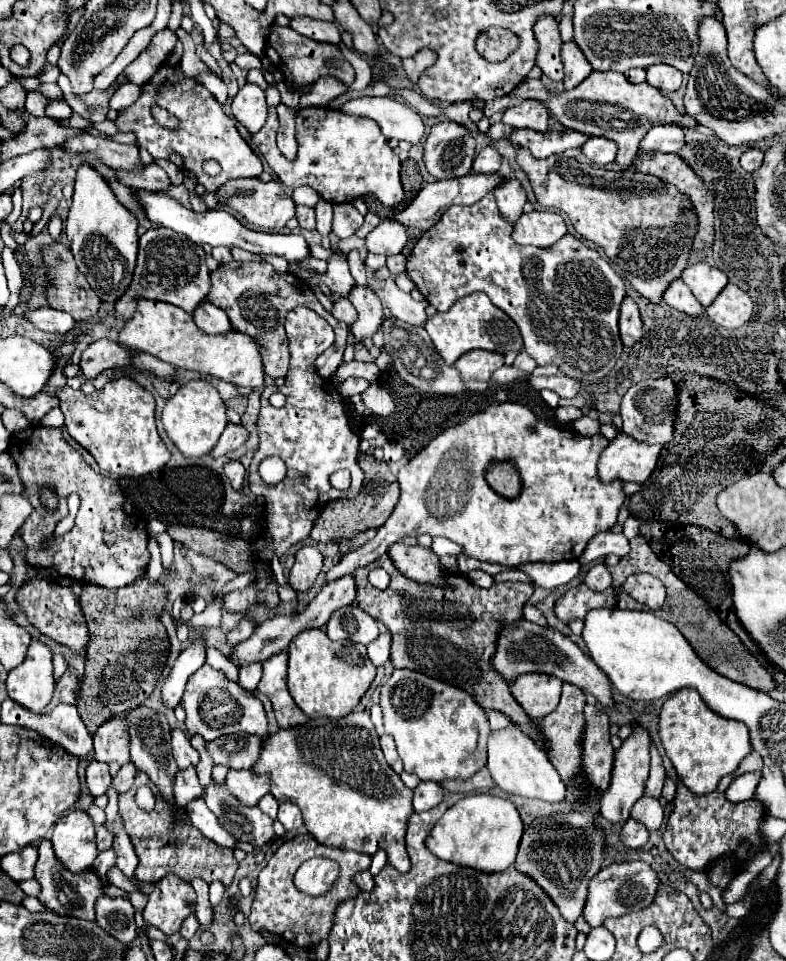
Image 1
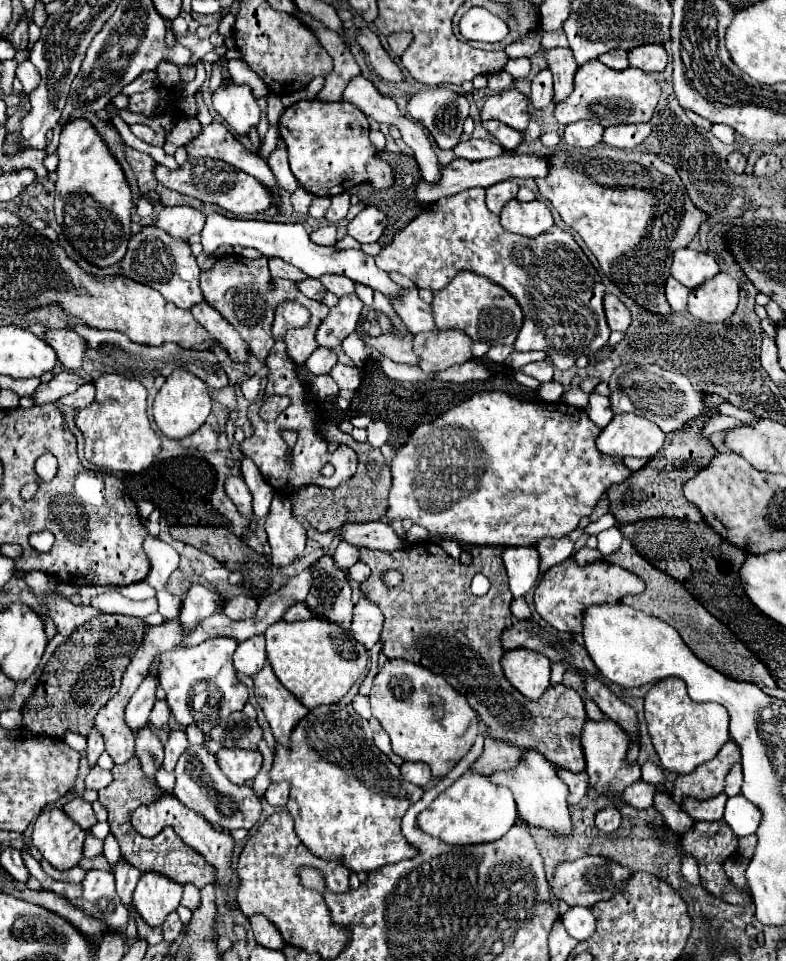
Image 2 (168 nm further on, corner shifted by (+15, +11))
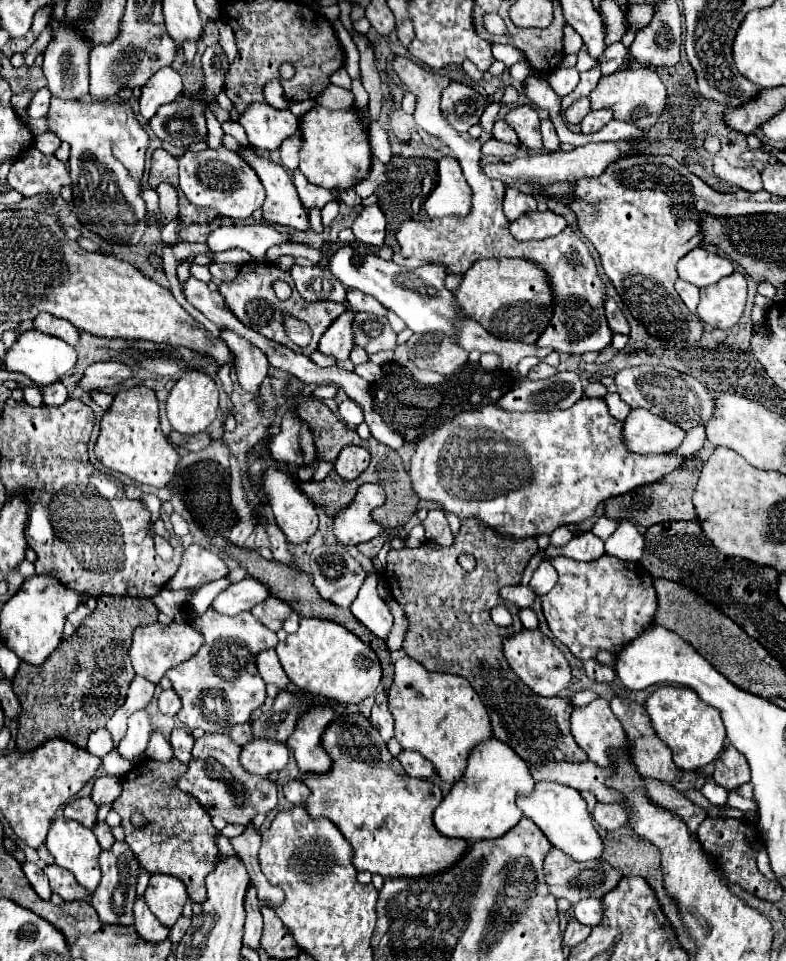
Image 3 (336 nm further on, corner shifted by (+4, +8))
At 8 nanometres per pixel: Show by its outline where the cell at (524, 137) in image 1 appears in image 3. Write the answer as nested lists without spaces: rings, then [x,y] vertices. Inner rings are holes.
[[[497,120],[495,126],[493,126],[493,138],[501,140],[501,142],[509,142],[513,146],[519,146],[519,136],[515,134],[515,130],[511,126],[507,126],[505,120]]]

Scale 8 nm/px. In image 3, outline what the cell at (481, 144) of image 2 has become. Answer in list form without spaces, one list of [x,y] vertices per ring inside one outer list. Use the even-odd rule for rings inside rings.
[[[491,138],[491,140],[487,140],[483,144],[481,152],[483,152],[483,156],[497,156],[501,160],[509,160],[509,158],[513,158],[517,154],[517,148],[511,146],[511,144],[505,144],[505,142],[499,142],[499,140]]]

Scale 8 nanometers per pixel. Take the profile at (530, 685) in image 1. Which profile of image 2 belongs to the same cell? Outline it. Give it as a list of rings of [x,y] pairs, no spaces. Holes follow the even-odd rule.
[[[512,649],[502,655],[506,679],[528,699],[538,699],[550,687],[550,661],[530,649]]]

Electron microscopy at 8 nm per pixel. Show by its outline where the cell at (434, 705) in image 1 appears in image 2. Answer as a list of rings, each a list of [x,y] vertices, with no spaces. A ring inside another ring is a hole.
[[[388,659],[380,667],[370,693],[372,715],[392,739],[392,751],[404,761],[424,761],[442,779],[474,745],[478,723],[474,709],[440,675],[402,659]]]

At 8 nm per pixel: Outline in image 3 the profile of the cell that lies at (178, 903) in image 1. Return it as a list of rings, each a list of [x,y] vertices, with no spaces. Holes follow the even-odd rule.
[[[151,876],[149,886],[145,890],[145,900],[149,910],[157,916],[157,920],[171,928],[183,912],[185,902],[189,900],[185,884],[173,876]]]

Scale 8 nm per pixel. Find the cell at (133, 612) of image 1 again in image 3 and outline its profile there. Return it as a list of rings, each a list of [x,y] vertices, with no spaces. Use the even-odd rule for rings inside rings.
[[[99,596],[97,608],[91,614],[93,626],[79,626],[71,638],[59,644],[43,668],[27,668],[27,664],[21,662],[13,680],[13,690],[21,702],[17,732],[19,750],[27,752],[51,738],[65,738],[85,748],[89,734],[95,728],[103,728],[107,716],[125,702],[123,696],[135,676],[129,660],[133,630],[137,626],[157,624],[159,612],[149,598],[127,598],[123,602],[135,602],[133,618],[127,616],[127,606],[121,606],[123,602],[113,598],[117,596]]]

